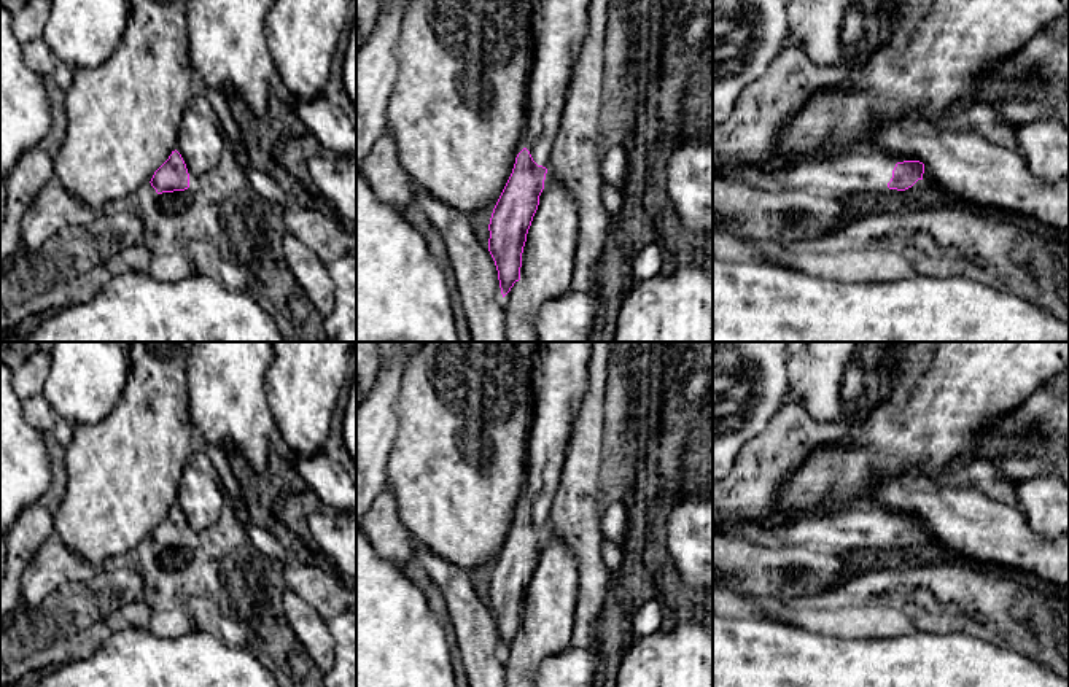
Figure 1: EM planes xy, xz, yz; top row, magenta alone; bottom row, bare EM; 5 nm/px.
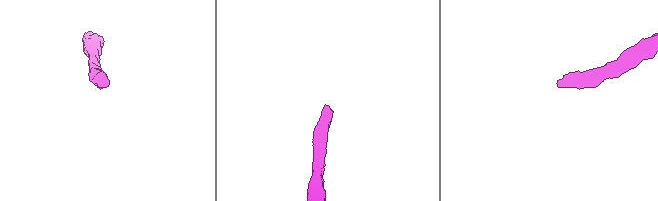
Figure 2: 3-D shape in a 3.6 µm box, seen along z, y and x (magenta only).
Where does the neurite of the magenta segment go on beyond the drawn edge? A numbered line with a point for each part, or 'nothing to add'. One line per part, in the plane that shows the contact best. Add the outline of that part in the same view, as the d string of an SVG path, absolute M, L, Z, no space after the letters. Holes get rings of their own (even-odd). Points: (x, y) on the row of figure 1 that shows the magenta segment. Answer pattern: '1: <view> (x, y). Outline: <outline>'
1: xz (560, 27). Outline: M539 0L534 16L534 65L523 148L542 167L558 132L574 65L589 33L589 10L590 0Z

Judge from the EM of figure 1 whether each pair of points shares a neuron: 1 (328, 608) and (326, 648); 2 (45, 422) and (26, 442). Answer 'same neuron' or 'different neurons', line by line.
1: different neurons
2: different neurons

